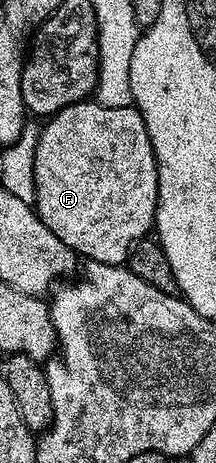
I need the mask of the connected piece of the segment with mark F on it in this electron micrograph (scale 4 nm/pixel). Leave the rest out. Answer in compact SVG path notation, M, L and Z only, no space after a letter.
M85 101L83 103L71 103L69 107L63 107L47 120L48 123L43 128L39 128L36 137L36 148L34 149L34 189L36 190L36 201L34 210L36 216L66 245L71 251L76 252L77 256L94 263L105 263L119 267L127 264L128 252L138 240L145 238L153 230L156 222L156 201L158 199L158 165L154 157L154 149L150 137L146 133L146 123L142 121L140 112L135 106L130 107L107 107L95 101Z

